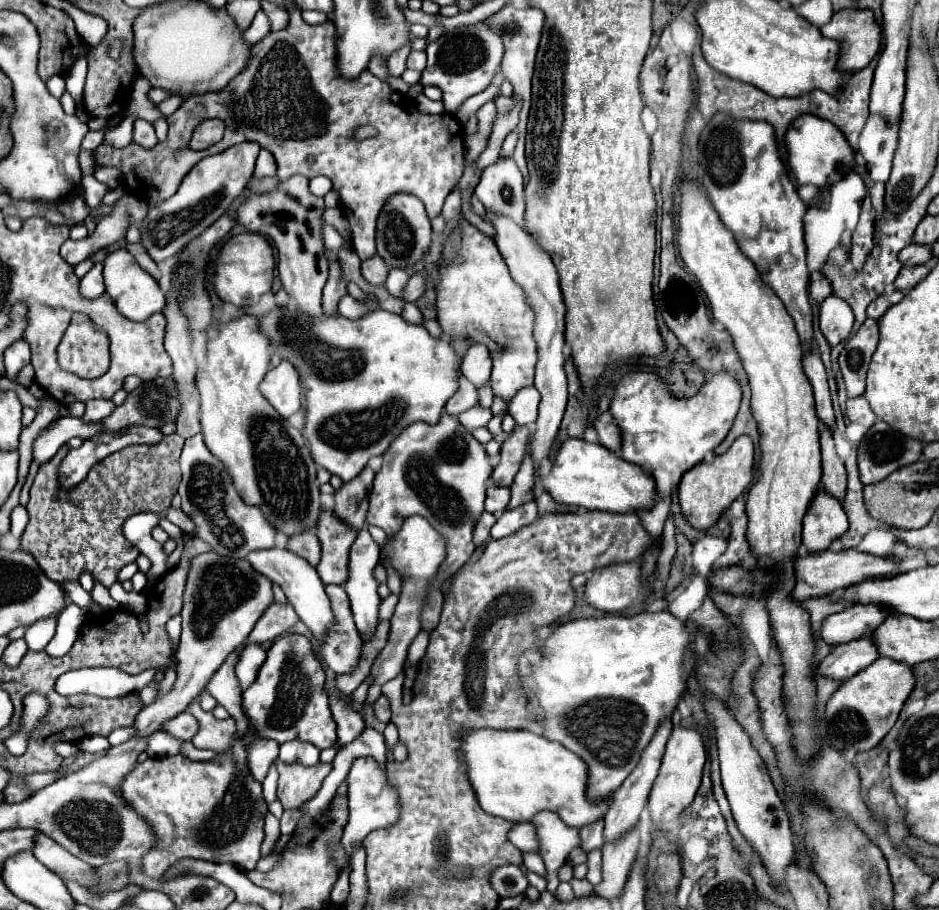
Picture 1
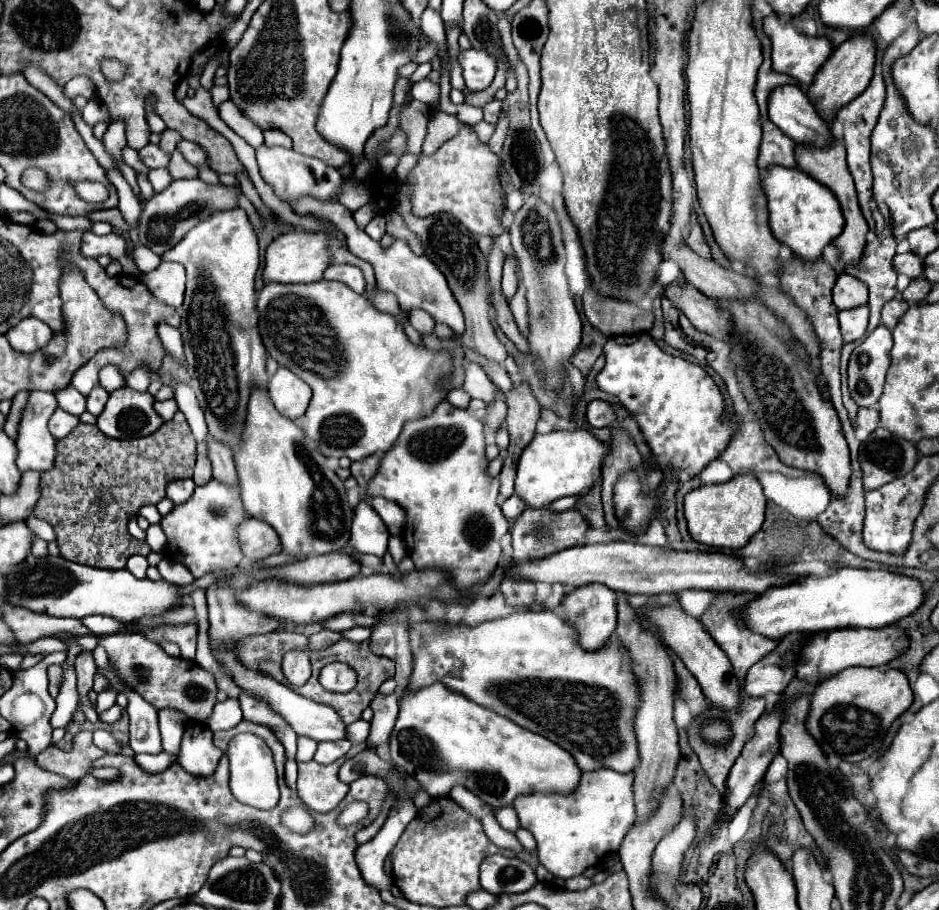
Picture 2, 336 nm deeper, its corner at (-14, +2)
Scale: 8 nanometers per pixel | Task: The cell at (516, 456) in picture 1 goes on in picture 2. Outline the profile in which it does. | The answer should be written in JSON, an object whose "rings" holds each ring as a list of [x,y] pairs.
{"rings":[[[519,383],[519,387],[505,393],[509,413],[507,413],[507,431],[509,431],[509,449],[503,463],[503,469],[499,473],[501,481],[501,497],[513,495],[513,481],[517,471],[517,459],[521,451],[529,445],[531,437],[535,435],[535,425],[539,421],[541,405],[533,397],[527,383]]]}

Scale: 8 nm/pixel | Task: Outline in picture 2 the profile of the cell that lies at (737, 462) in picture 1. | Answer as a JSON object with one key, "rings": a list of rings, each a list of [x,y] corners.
{"rings":[[[735,475],[721,485],[701,485],[685,495],[685,519],[693,541],[709,547],[741,549],[765,521],[765,495],[755,475]]]}

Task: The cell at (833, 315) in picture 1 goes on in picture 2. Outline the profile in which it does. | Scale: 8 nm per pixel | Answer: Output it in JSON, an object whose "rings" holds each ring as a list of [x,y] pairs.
{"rings":[[[867,305],[859,309],[847,309],[839,311],[839,323],[841,323],[841,335],[845,343],[857,341],[865,335],[867,329],[867,319],[869,319],[869,309]]]}

